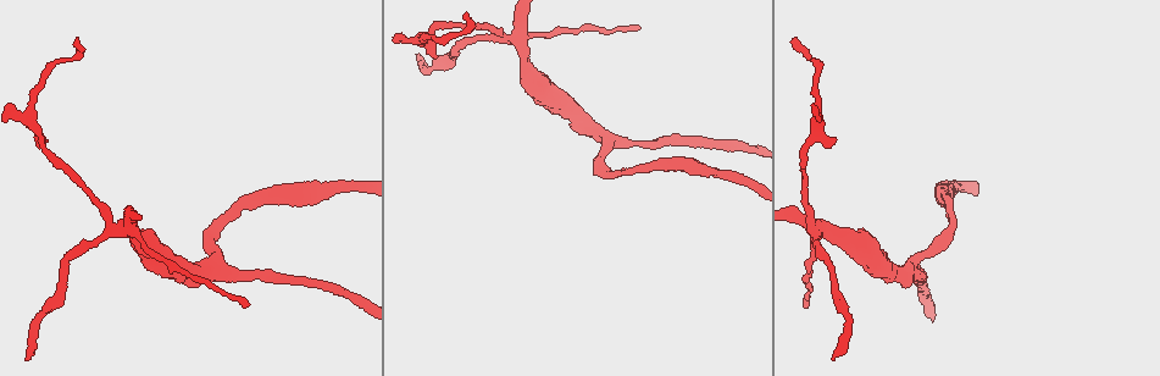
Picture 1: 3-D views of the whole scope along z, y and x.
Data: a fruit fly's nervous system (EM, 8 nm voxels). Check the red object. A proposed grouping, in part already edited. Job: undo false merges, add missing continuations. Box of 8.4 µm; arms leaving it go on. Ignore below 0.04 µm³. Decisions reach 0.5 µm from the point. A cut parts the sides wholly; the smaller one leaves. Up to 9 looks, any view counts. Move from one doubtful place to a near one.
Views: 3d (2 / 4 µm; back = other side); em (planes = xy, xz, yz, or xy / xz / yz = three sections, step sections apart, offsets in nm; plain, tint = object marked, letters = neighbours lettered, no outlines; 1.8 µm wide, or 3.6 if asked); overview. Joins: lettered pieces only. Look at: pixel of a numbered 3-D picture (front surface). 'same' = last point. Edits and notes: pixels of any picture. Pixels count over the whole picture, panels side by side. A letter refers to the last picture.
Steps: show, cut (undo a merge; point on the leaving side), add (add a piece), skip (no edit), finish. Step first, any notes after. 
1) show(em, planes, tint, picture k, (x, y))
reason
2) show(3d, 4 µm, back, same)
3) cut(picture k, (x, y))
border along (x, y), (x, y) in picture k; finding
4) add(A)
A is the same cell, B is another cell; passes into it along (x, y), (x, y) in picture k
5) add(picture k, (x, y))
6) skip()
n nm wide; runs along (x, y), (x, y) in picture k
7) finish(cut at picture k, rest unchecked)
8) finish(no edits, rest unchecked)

show(3d, 2 µm, picture 1, (512, 40))
four arms meet

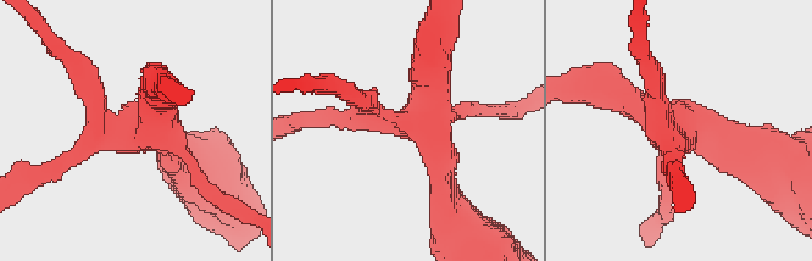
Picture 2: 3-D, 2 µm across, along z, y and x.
show(em, 3.6 µm, xz, step 16, tint, picture 2, (139, 127))

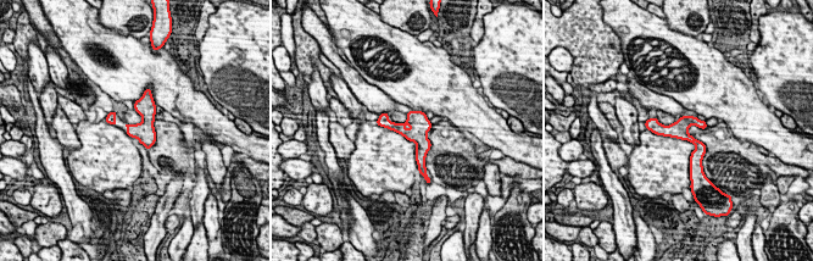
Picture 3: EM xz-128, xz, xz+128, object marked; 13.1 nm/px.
show(em, 3.6 µm, planes, letters, same)

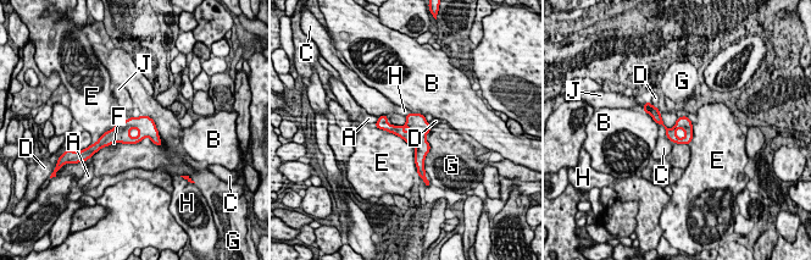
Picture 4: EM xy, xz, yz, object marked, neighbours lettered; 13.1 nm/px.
skip()
A, B, C, D, E, F, G, H and J are other cells; border along (660, 114), (667, 127), (675, 126) in picture 4; all the same cell

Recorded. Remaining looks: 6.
show(em, xz, step 4, tint, picture 1, (910, 271))
calibre changes

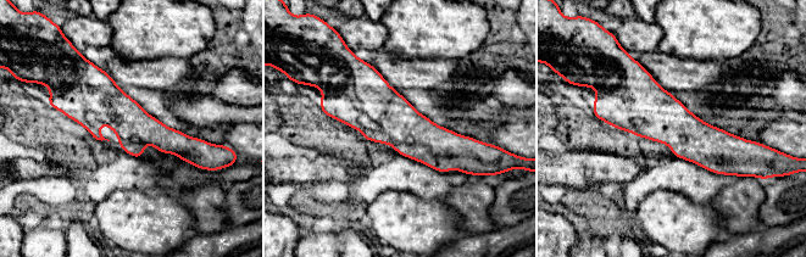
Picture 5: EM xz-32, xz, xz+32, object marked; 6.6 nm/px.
show(em, yz, step 16, letters, same)
cut it another way

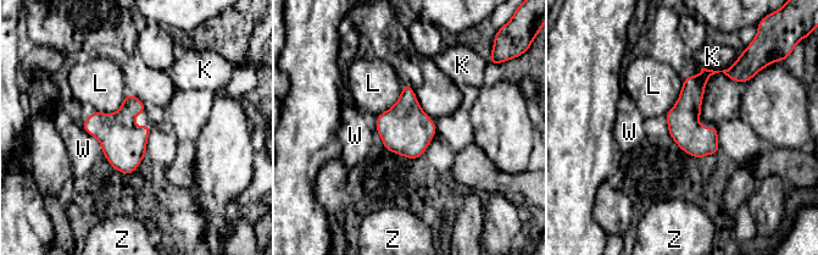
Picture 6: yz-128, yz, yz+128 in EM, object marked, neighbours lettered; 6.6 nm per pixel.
skip()
200 nm wide; K, L, W and Z are other cells; border along (127, 94), (113, 112), (94, 110) in picture 6; continuous, no second cell

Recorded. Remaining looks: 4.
show(em, xz, step 16, tint, picture 1, (807, 308))

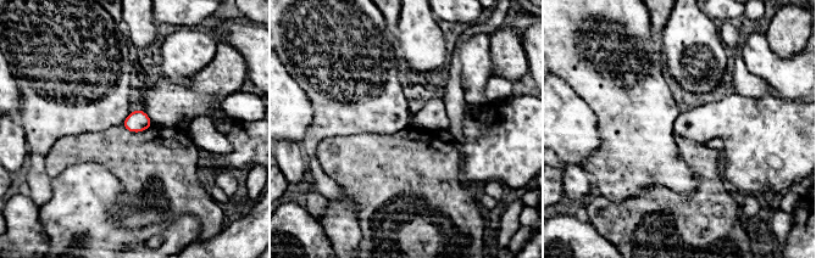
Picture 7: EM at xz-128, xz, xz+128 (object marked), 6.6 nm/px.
show(em, planes, letters, same)

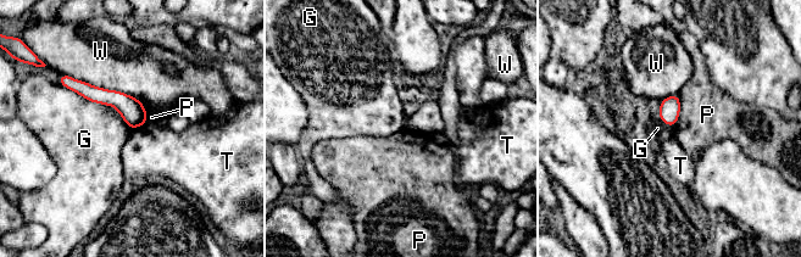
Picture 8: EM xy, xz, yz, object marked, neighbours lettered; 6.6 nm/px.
skip()
G, P, T and W are other cells; border along (57, 82), (85, 99), (103, 105) in picture 8; none of them fits

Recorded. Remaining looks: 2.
show(3d, 2 µm, picture 1, (25, 359))
tapers out

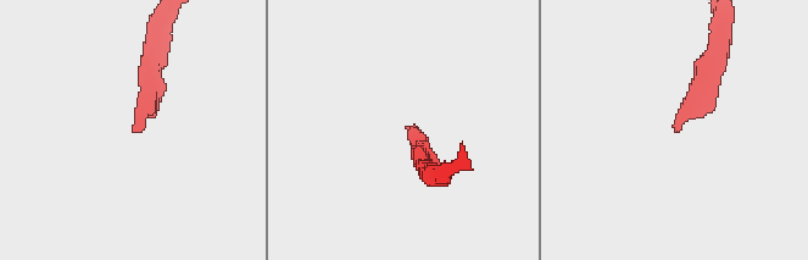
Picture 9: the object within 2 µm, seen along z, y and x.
show(em, planes, letters, picture 9, (132, 127))

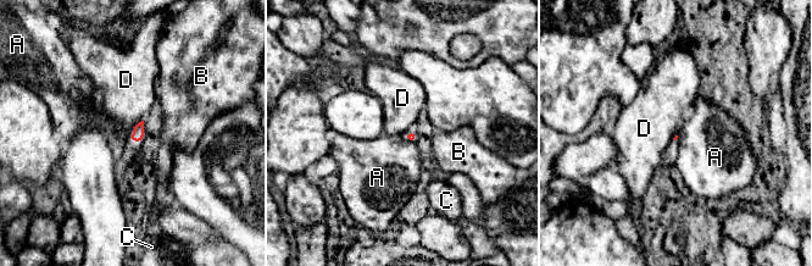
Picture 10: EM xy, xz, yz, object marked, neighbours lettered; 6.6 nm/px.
skip()
A touches over 100 nm; A, B, C and D are other cells; border along (143, 120), (133, 127) in picture 10; no lettered piece goes on from it

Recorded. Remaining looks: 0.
finish(no edits, rest unchecked)

